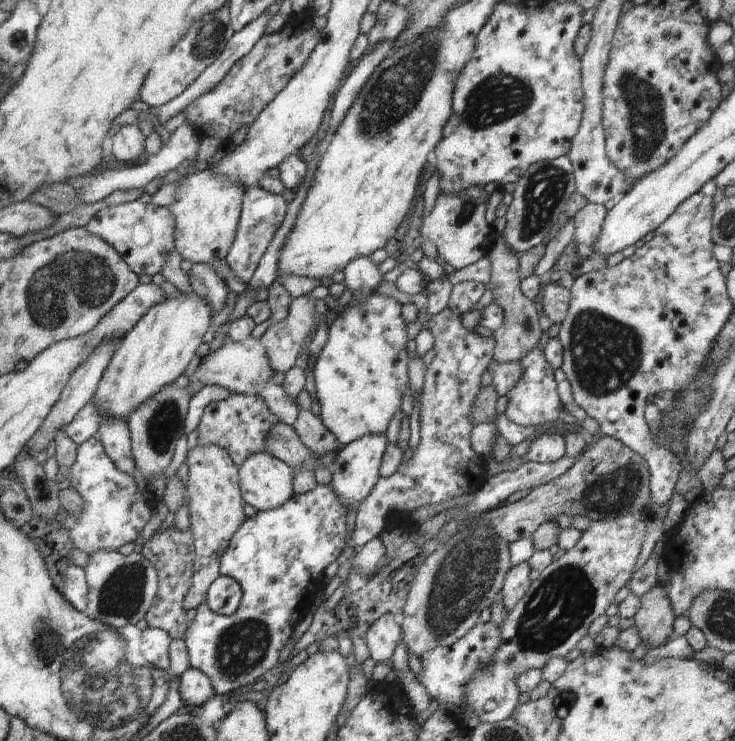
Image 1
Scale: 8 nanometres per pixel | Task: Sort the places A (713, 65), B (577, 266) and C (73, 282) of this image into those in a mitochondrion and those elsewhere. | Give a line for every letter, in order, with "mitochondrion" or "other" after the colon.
A: other
B: other
C: mitochondrion

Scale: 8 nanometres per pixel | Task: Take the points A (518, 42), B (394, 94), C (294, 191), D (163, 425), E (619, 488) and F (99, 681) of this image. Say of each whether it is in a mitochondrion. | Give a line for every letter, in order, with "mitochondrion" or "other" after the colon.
A: other
B: mitochondrion
C: other
D: mitochondrion
E: mitochondrion
F: mitochondrion

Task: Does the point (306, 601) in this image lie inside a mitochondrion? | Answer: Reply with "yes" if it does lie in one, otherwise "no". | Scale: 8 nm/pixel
no

